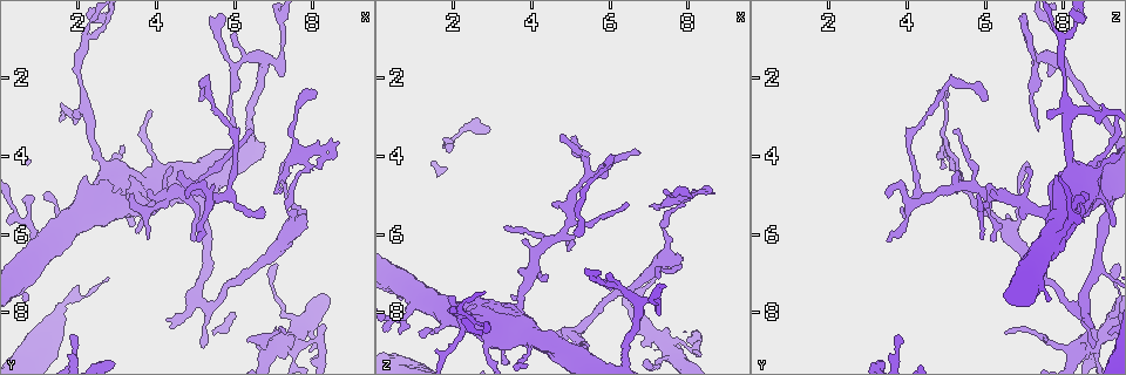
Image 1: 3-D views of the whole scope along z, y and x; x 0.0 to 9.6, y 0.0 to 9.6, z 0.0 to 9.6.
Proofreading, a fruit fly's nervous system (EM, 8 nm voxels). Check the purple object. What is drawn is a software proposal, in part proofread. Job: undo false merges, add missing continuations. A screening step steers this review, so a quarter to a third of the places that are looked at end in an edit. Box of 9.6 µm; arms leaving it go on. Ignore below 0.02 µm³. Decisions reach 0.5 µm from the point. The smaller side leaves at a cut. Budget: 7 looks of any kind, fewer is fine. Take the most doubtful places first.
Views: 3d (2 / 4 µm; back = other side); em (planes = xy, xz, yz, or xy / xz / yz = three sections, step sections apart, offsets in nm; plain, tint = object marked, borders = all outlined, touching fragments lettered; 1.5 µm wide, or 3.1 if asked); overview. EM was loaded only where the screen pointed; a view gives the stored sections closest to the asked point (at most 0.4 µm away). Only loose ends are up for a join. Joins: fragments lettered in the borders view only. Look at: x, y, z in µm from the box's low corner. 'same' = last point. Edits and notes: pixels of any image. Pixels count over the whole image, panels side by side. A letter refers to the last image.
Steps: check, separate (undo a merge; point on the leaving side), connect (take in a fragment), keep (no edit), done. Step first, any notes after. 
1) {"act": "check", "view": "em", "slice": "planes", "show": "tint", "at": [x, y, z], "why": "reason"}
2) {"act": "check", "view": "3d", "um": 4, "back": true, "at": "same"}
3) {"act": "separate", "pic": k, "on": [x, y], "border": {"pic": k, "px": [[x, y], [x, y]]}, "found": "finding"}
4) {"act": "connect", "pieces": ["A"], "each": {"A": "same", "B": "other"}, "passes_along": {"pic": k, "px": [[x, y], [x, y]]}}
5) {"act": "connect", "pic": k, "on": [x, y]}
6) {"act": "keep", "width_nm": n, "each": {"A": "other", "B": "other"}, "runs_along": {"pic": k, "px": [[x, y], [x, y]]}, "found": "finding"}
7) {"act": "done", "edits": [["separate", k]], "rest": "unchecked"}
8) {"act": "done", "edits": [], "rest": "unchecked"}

{"act": "check", "view": "em", "slice": "planes", "show": "borders", "at": [8.30, 8.30, 9.05], "why": "an open end"}

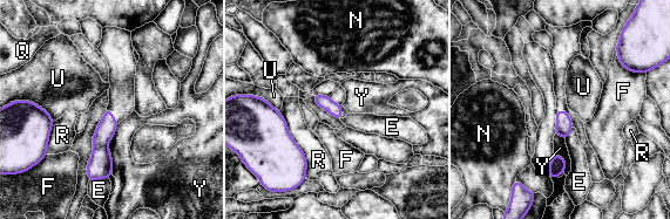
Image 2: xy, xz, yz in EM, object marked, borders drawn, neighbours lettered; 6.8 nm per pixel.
{"act": "separate", "pic": 2, "on": [105, 131], "each": {"E": "other", "F": "other", "N": "other", "Q": "other", "R": "other", "U": "other", "Y": "other"}, "border": {"pic": 2, "px": [[107, 143], [95, 148]]}, "found": "a second neuron is stuck on"}

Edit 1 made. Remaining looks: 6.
{"act": "check", "view": "em", "slice": "xy", "step": 8, "show": "borders", "at": [5.35, 6.90, 8.90], "why": "calibre changes"}

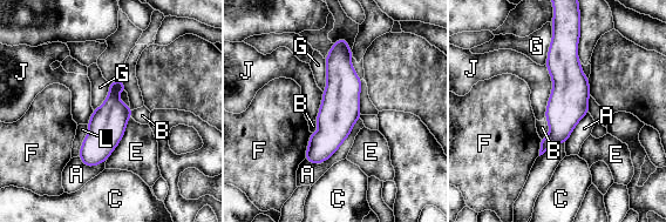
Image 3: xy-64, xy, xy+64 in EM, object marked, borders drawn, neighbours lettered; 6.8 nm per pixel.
{"act": "keep", "each": {"A": "other", "B": "other", "C": "other", "E": "other", "F": "other", "G": "other", "J": "other", "L": "other"}, "runs_along": {"pic": 3, "px": [[342, 41], [340, 109], [314, 160]]}, "found": "one neuron here"}

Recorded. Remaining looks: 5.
{"act": "done", "edits": [["separate", 2]], "rest": "unchecked"}

